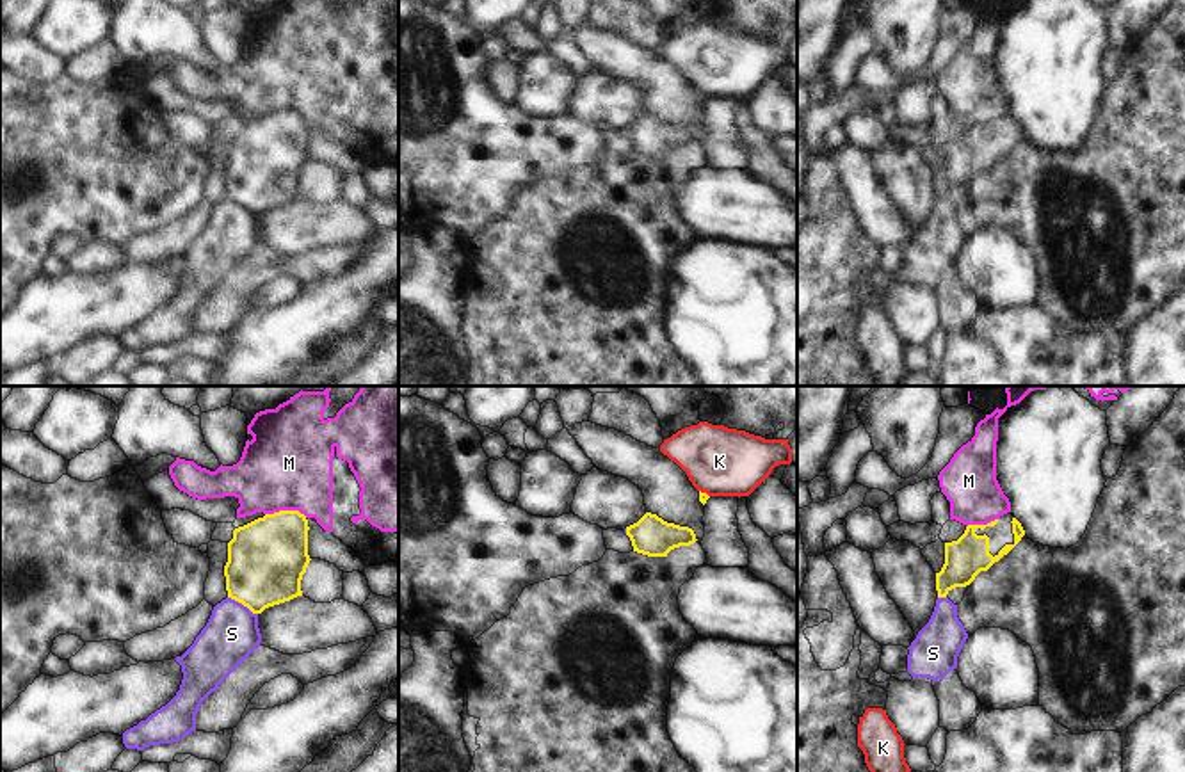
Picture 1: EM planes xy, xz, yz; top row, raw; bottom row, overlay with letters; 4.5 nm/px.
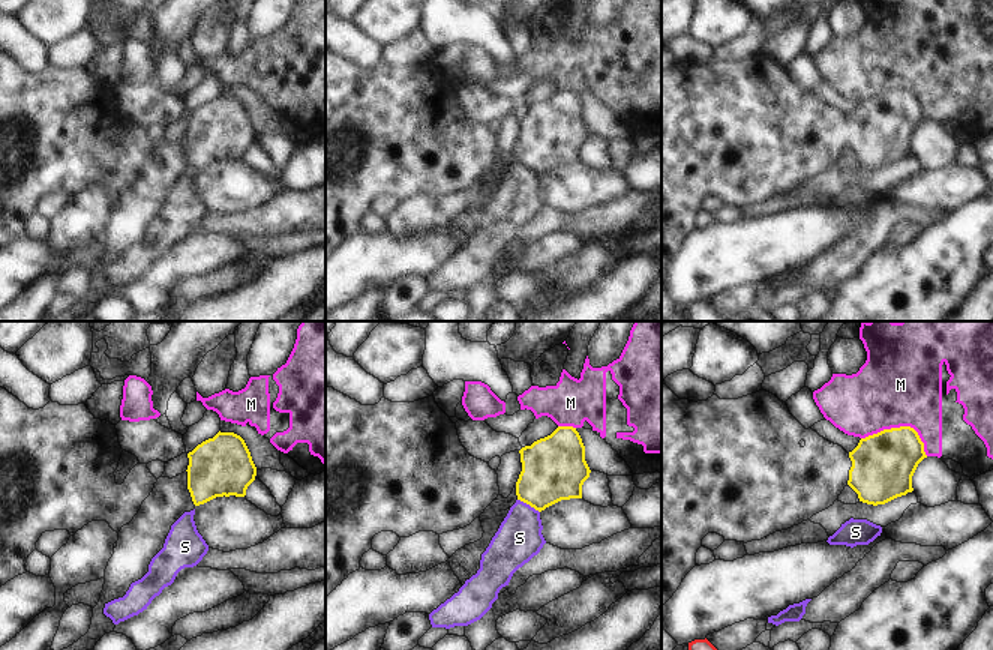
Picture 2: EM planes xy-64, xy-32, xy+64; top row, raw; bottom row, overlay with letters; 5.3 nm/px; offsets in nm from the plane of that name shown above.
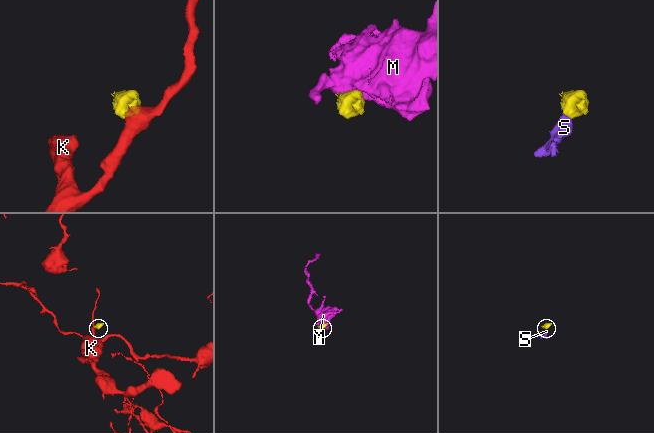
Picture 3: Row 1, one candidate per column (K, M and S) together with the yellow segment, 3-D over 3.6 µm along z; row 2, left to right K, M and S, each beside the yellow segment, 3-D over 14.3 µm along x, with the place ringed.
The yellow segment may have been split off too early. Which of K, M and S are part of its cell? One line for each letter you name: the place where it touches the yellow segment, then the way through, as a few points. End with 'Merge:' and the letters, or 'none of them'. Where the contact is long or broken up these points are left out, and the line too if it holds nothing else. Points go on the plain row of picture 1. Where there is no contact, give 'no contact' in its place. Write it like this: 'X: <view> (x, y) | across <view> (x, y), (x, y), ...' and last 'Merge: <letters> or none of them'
Merge: none of them

